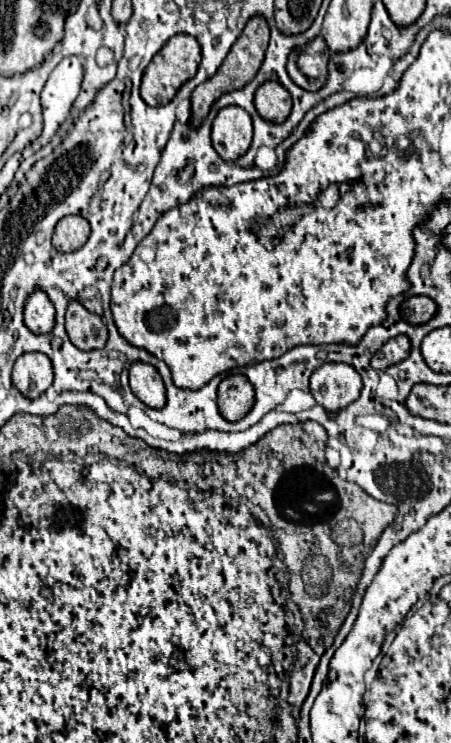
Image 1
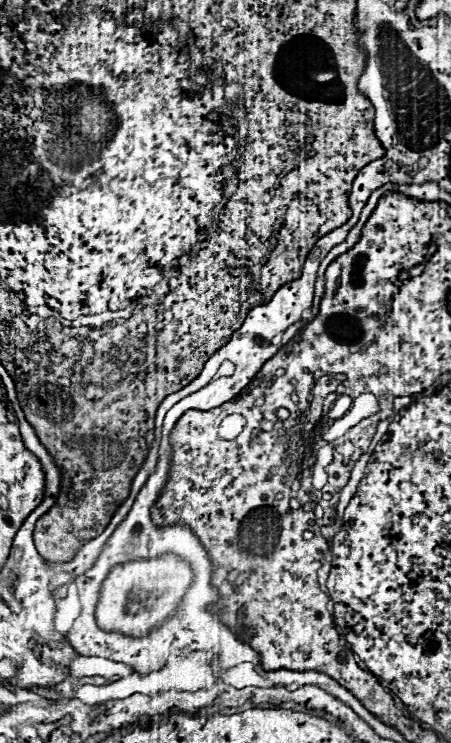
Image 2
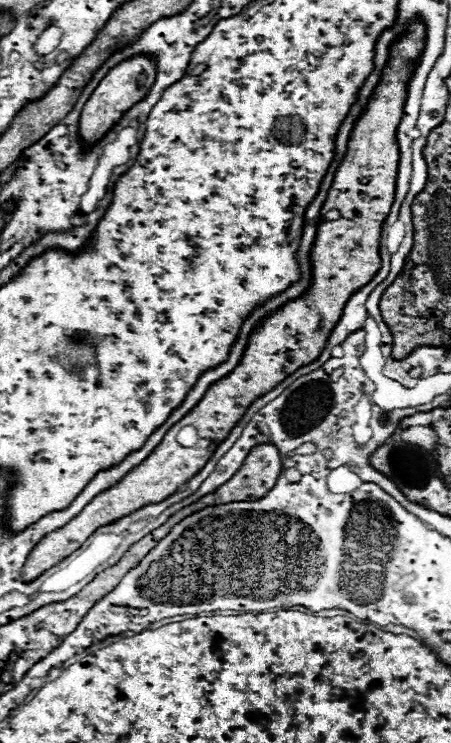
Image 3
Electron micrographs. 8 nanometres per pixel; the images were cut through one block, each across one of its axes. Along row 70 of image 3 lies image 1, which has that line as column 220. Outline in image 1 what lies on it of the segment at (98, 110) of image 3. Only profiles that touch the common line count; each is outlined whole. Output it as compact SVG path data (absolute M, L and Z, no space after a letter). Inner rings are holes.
M240 106L222 108L212 122L212 146L226 160L234 162L252 142L252 118Z

